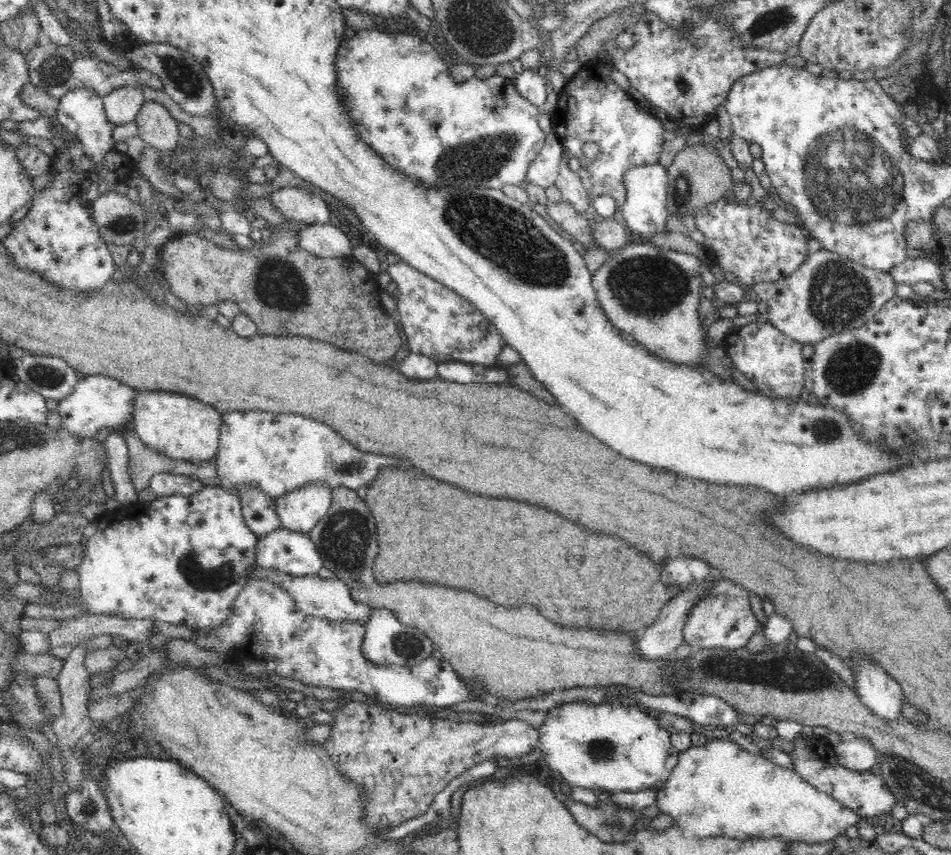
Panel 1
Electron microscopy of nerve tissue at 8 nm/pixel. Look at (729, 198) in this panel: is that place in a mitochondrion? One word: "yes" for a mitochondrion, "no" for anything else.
no

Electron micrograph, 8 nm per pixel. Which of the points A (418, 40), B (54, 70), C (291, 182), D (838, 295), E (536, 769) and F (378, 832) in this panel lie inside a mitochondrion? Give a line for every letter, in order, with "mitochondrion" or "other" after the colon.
A: other
B: mitochondrion
C: other
D: mitochondrion
E: other
F: other

